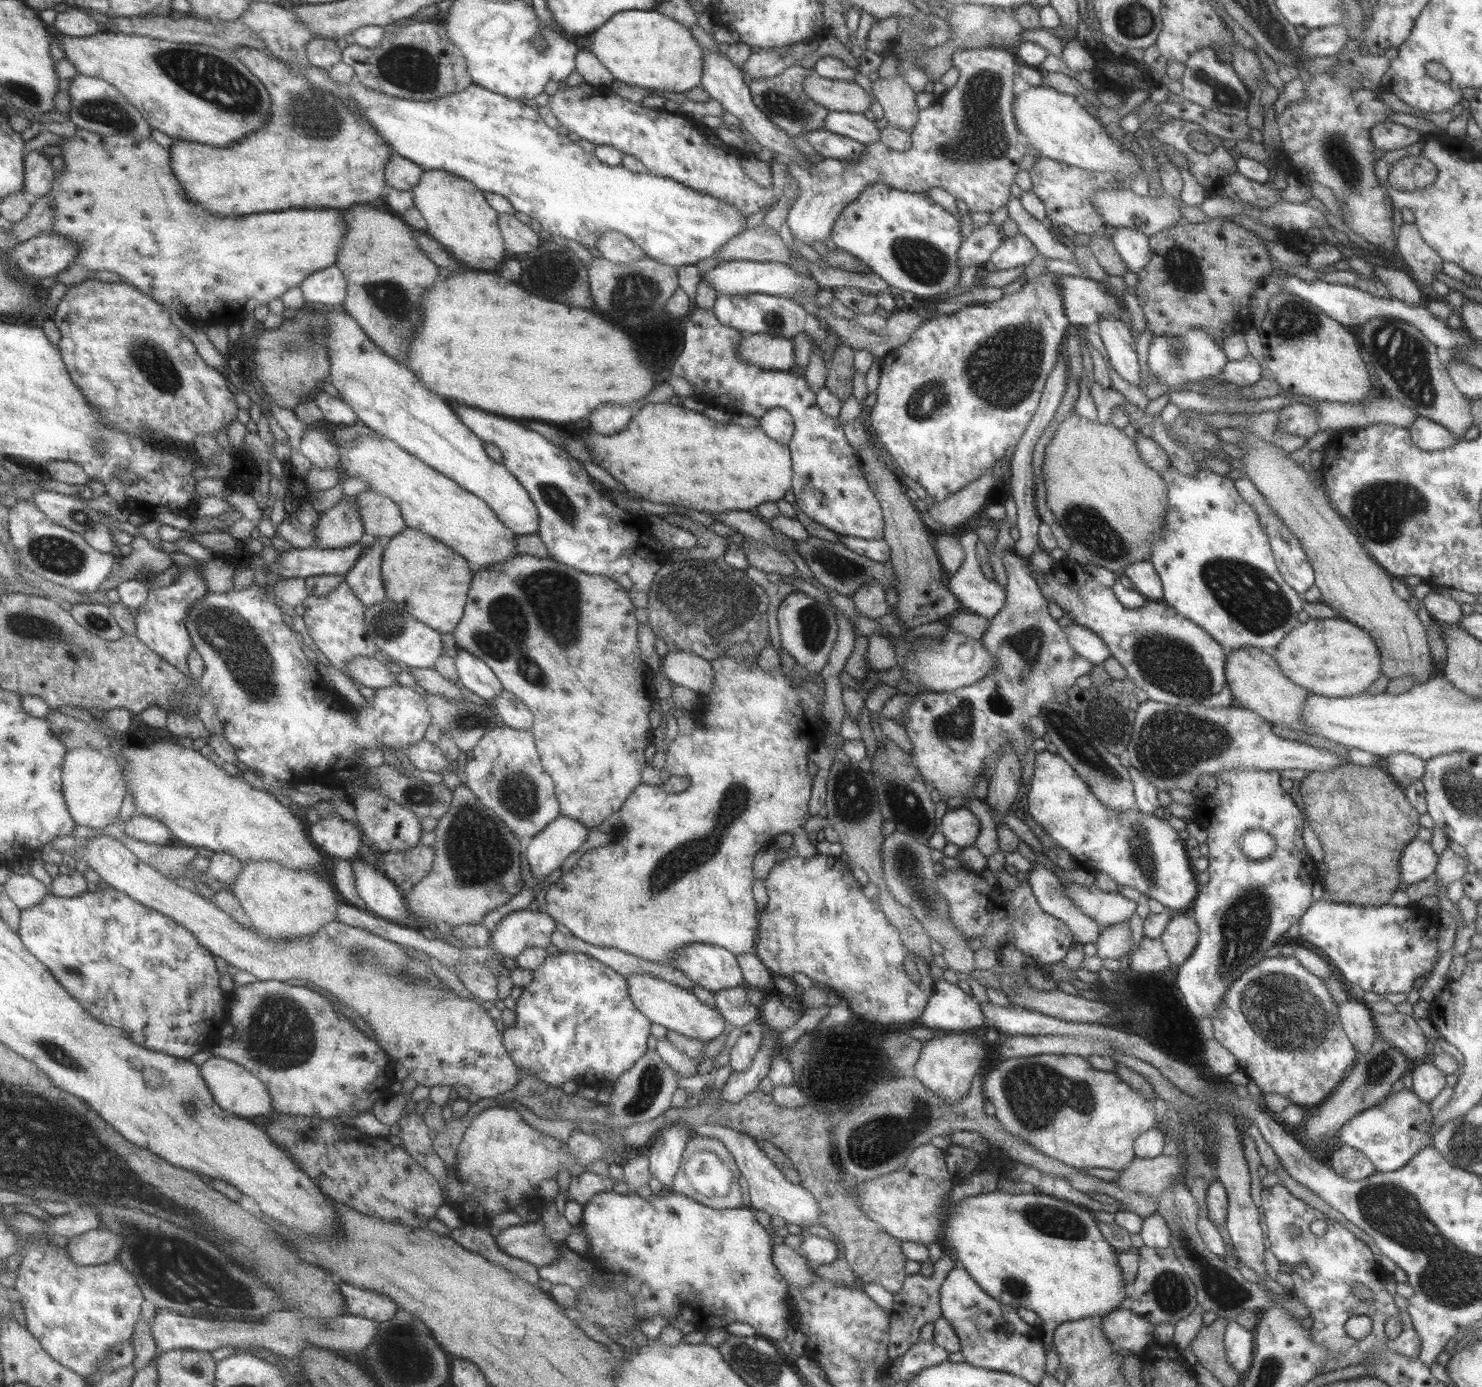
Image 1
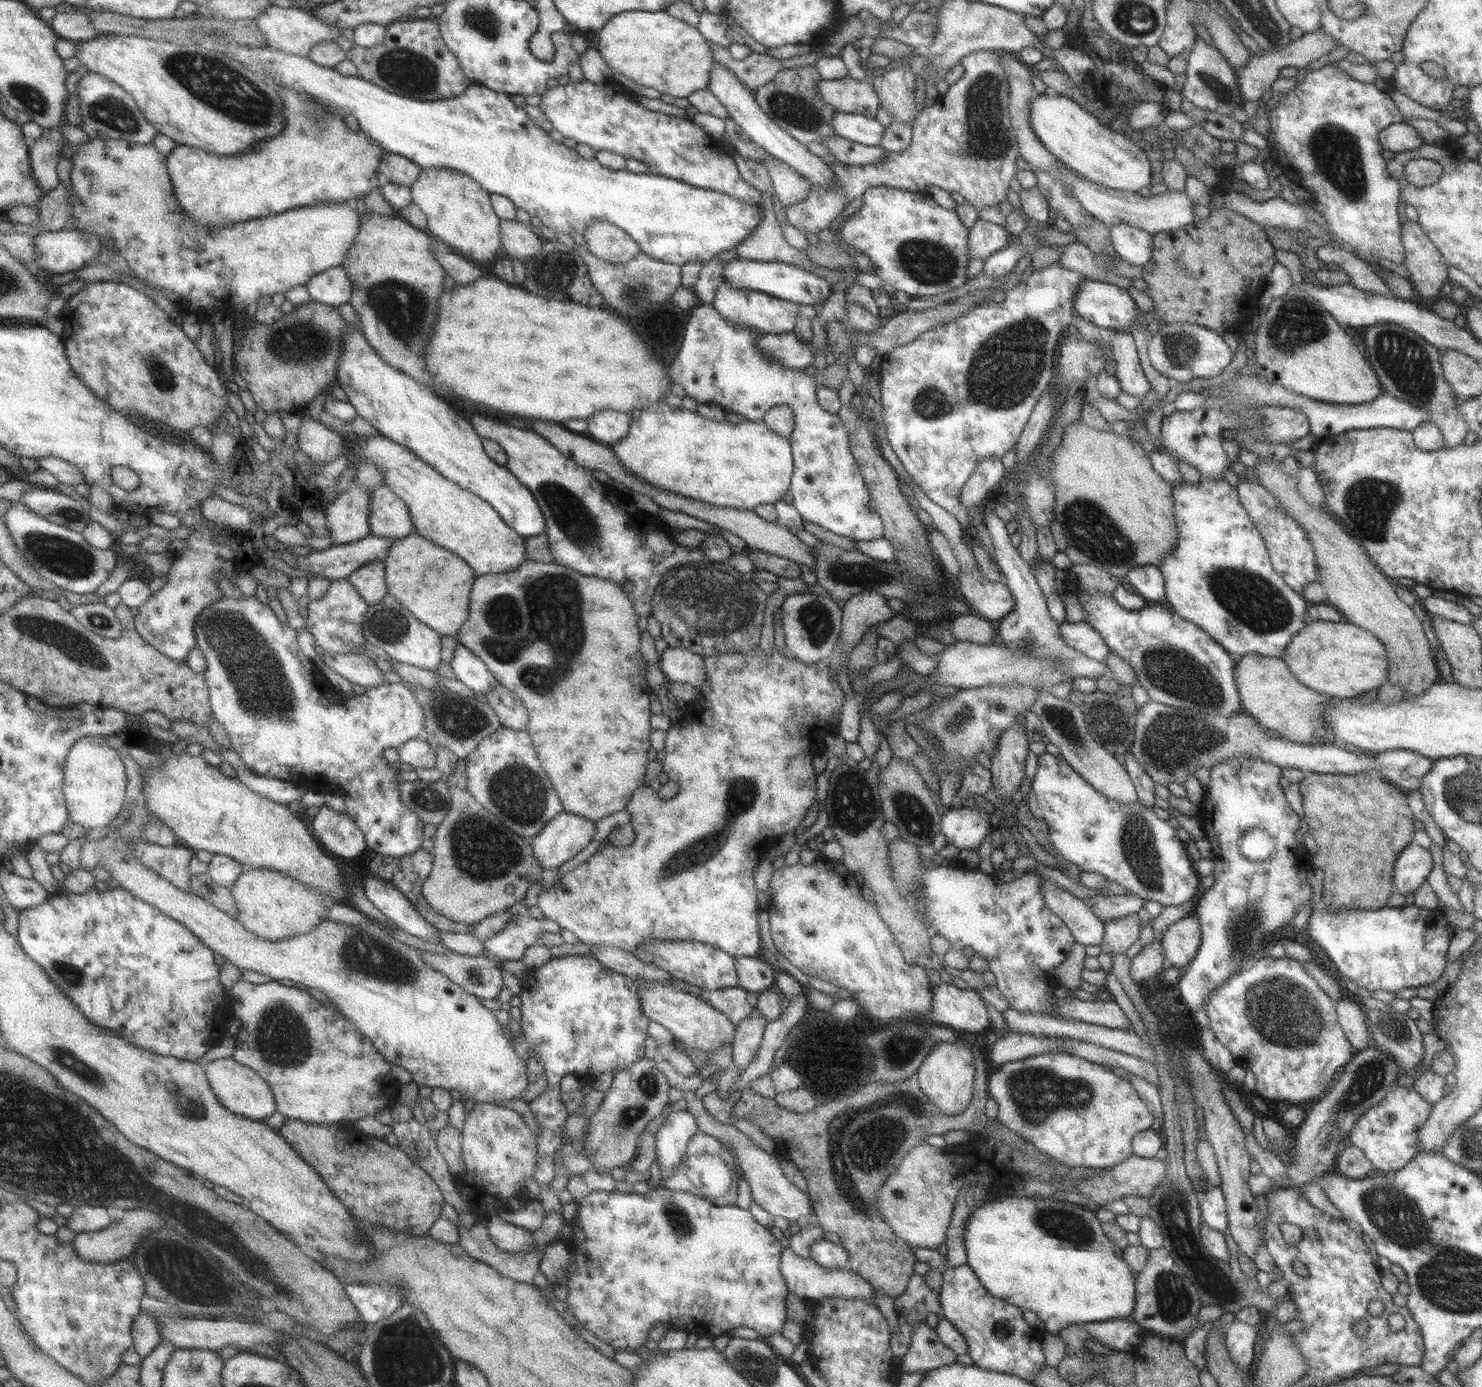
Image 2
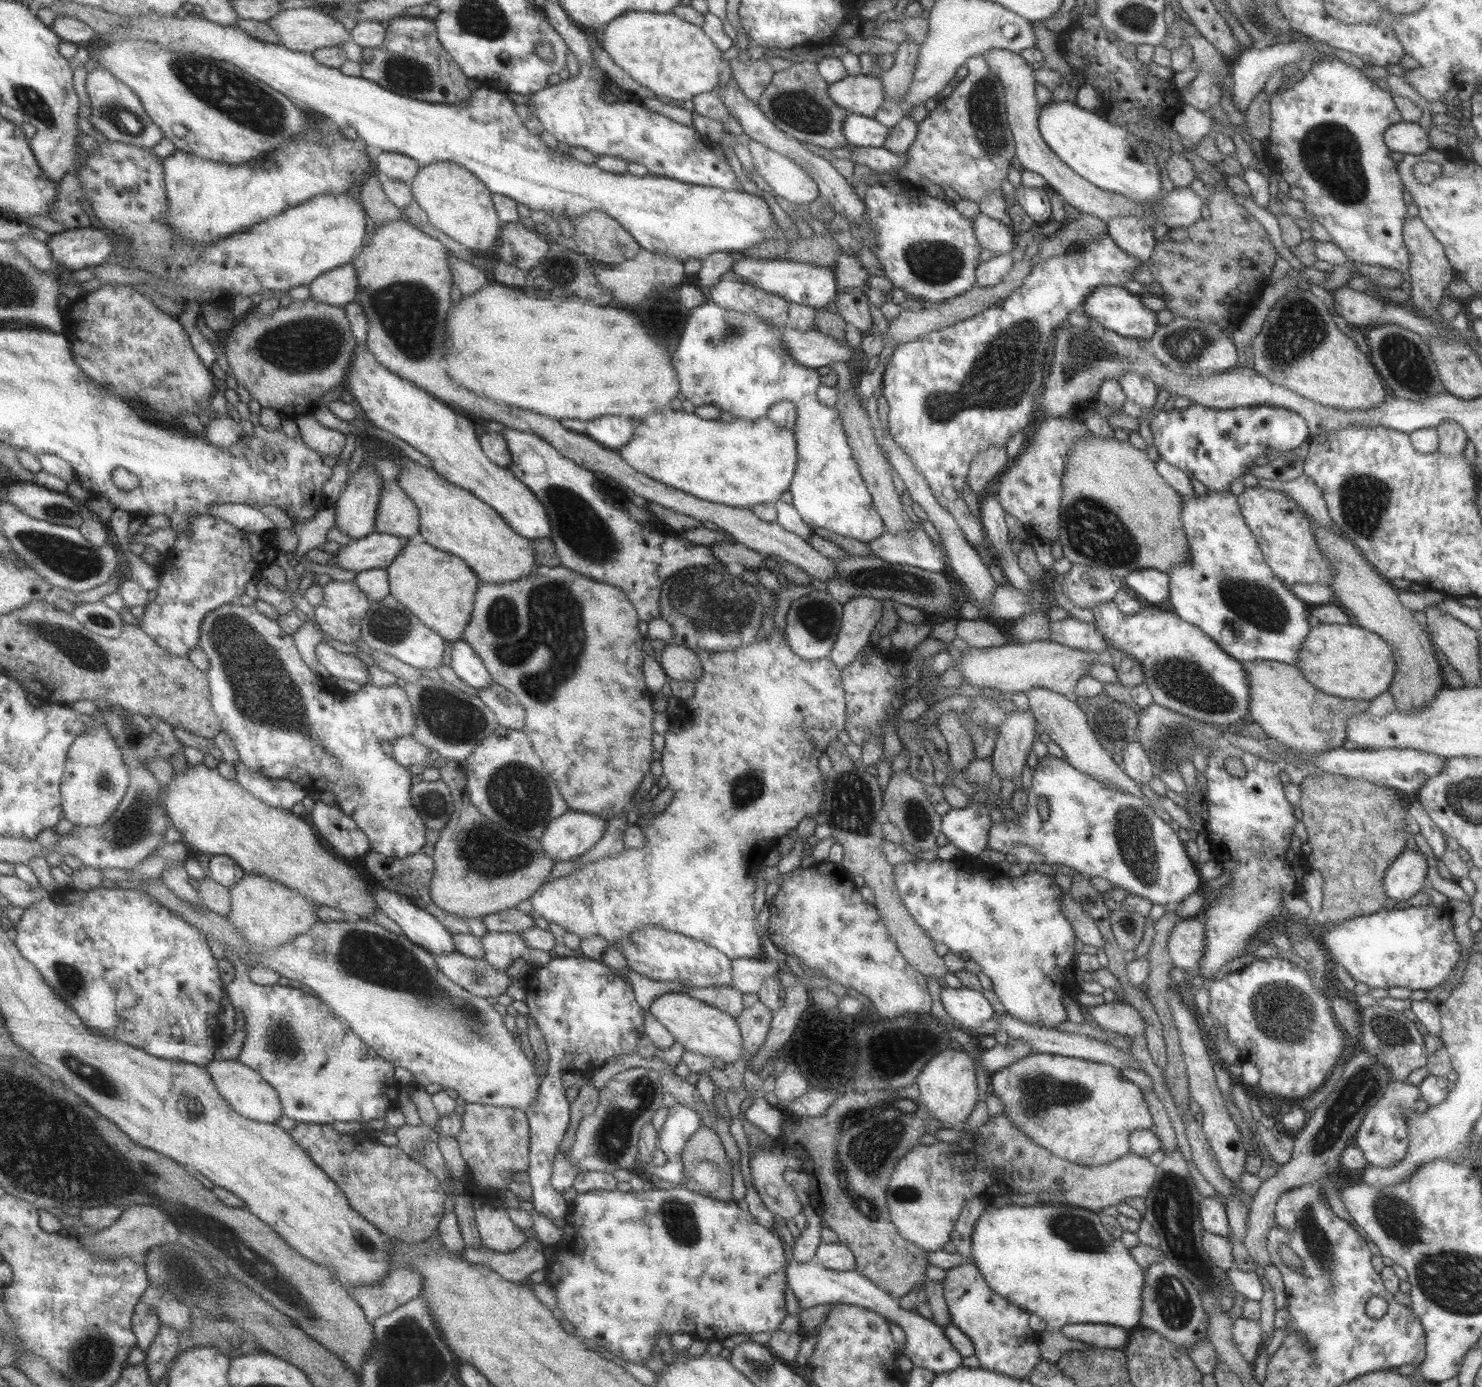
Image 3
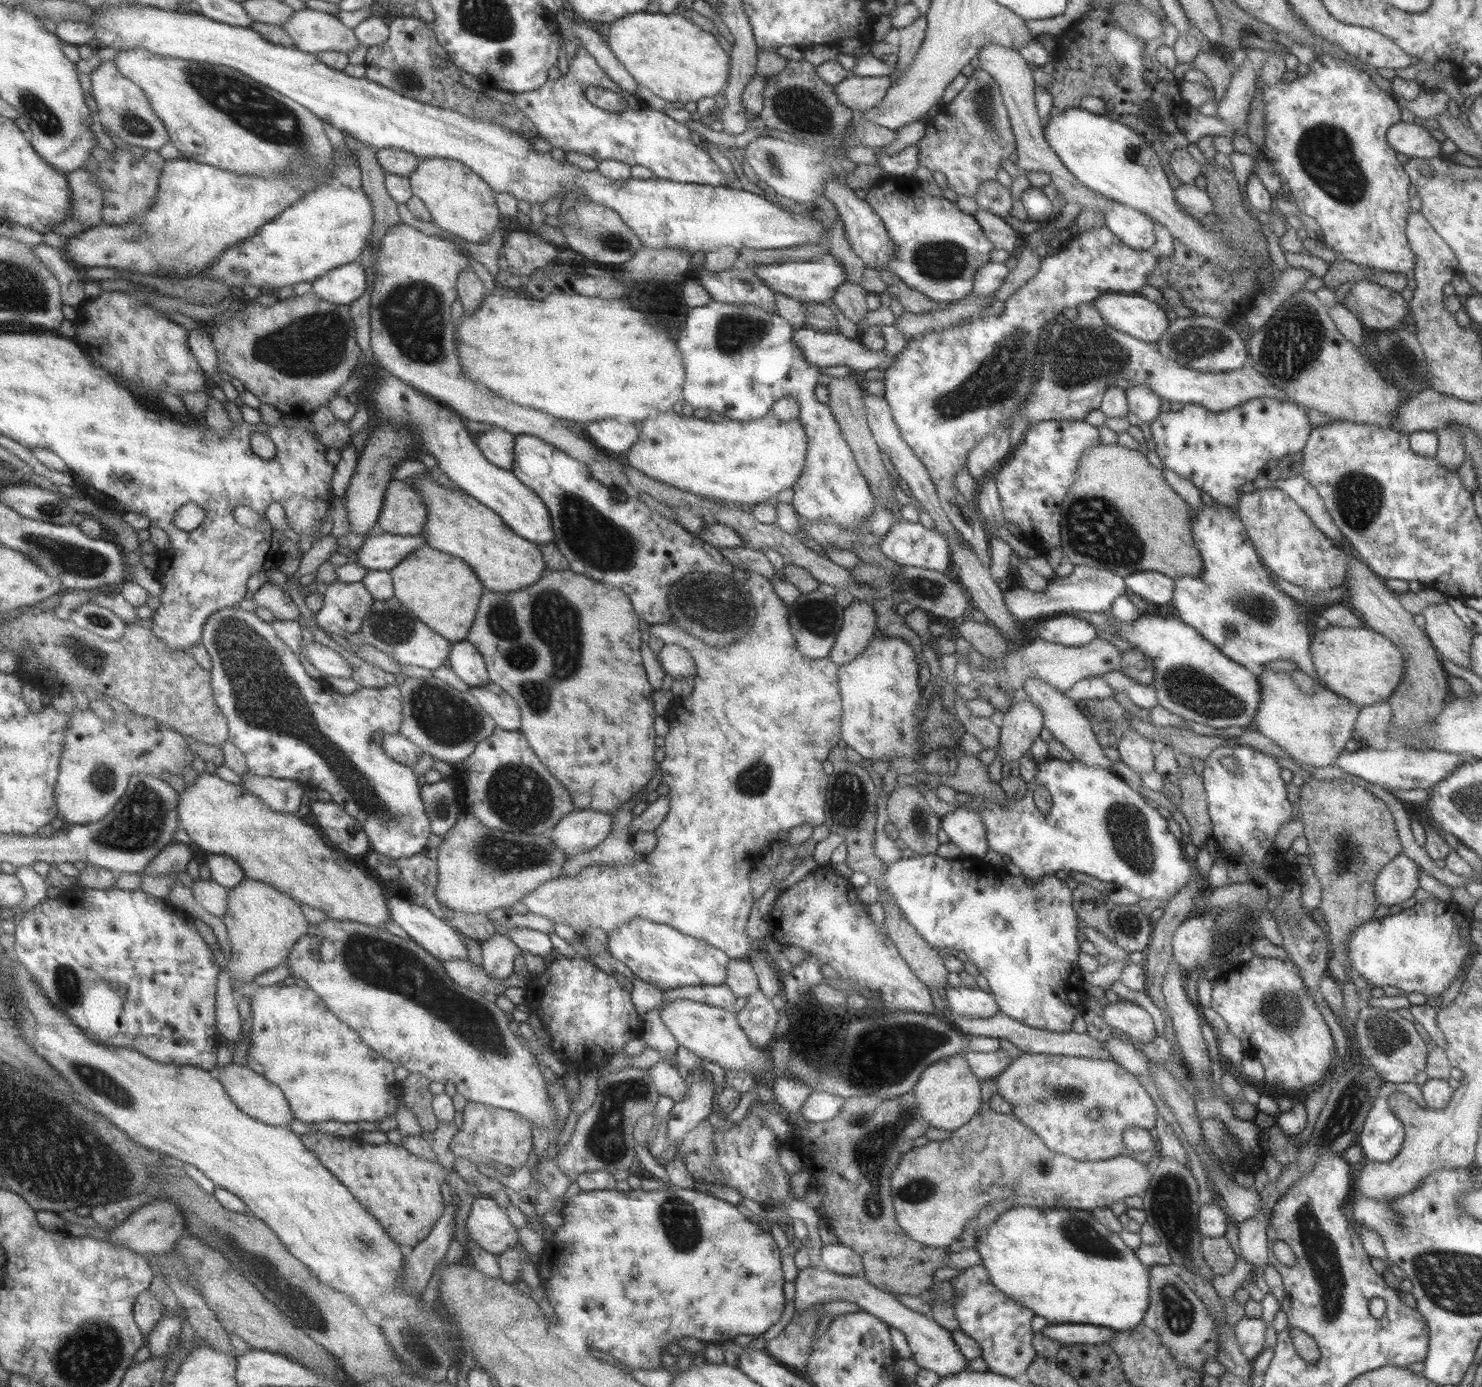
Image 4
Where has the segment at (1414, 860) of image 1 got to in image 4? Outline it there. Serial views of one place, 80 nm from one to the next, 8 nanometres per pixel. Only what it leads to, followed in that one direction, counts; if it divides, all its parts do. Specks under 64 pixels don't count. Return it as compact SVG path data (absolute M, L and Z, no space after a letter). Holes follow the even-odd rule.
M1401 853L1384 864L1377 873L1374 884L1376 906L1389 908L1393 904L1401 905L1401 902L1411 898L1413 891L1420 887L1419 871L1417 862Z

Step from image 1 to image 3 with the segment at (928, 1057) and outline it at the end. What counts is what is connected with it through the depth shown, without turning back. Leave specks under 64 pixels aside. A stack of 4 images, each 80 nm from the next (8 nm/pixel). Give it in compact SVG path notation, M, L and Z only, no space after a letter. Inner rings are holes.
M945 1048L937 1056L930 1058L916 1077L915 1086L919 1092L927 1114L939 1120L942 1128L960 1127L977 1103L977 1082L975 1066L965 1050Z

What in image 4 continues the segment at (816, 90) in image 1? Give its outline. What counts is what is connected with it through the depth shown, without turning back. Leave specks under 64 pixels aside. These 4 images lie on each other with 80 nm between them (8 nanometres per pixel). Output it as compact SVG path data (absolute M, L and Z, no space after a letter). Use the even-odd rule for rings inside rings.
M849 74L841 82L833 85L837 101L856 114L877 107L890 87L887 75L855 76Z

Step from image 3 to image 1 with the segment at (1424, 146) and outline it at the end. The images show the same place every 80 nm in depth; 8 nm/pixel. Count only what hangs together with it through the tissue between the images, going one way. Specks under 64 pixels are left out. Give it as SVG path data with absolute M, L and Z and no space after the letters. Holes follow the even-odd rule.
M1385 120L1381 124L1375 124L1369 130L1369 139L1375 148L1383 151L1399 150L1407 145L1419 142L1421 136L1411 128L1405 128L1401 124Z

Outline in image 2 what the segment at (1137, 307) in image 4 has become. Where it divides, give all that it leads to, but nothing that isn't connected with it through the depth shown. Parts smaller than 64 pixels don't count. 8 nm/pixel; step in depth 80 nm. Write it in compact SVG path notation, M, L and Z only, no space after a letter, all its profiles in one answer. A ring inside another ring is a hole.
M1089 279L1079 281L1072 303L1074 316L1095 324L1102 331L1129 332L1129 326L1141 312L1125 289Z

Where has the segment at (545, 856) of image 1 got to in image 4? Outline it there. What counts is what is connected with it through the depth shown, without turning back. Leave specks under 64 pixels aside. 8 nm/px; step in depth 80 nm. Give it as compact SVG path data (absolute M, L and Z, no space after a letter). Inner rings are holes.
M574 808L548 834L555 849L565 857L573 857L595 848L607 836L611 823L611 812Z

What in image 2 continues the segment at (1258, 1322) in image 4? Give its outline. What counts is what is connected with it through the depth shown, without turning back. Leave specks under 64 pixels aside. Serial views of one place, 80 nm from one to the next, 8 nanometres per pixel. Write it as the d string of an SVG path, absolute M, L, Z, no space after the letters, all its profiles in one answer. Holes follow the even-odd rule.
M1233 1319L1225 1330L1224 1347L1229 1358L1236 1364L1239 1371L1250 1369L1254 1362L1255 1338L1260 1337L1261 1331L1255 1326Z

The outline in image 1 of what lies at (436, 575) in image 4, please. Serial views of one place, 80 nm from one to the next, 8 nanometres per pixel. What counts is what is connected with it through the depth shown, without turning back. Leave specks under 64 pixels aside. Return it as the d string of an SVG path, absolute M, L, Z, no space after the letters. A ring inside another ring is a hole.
M413 527L384 541L381 576L388 598L438 632L453 634L465 616L474 567L448 544Z

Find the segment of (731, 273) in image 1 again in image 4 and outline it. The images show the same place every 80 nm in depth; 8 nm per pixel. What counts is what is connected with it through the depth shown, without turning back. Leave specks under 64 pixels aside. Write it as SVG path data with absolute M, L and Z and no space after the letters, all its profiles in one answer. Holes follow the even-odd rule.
M830 253L807 262L793 261L792 263L753 265L752 273L766 284L772 292L778 292L799 302L826 303L832 298L834 290L844 280L844 270Z

